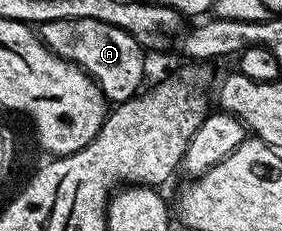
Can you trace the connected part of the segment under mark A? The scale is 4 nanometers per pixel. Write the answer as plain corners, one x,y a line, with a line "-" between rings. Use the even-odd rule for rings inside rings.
55,19
55,23
39,26
39,36
55,55
85,70
103,91
106,102
120,103
136,97
146,84
146,50
130,33
111,27
111,23
101,23
99,19

